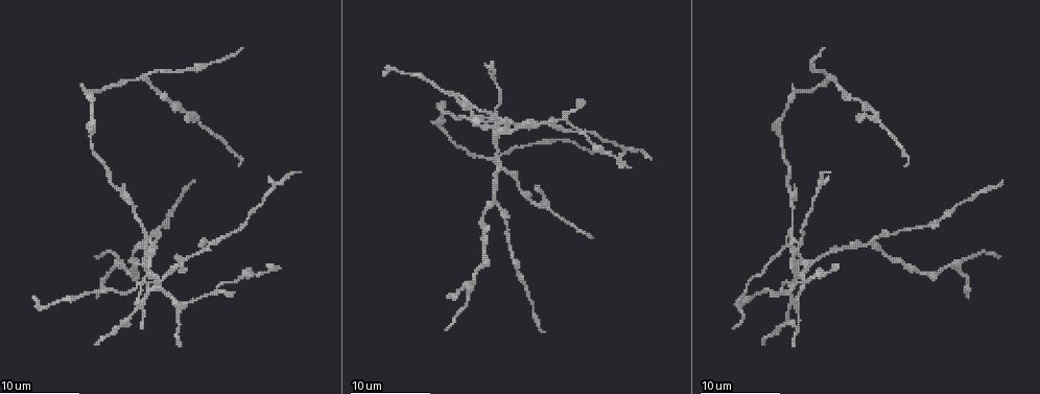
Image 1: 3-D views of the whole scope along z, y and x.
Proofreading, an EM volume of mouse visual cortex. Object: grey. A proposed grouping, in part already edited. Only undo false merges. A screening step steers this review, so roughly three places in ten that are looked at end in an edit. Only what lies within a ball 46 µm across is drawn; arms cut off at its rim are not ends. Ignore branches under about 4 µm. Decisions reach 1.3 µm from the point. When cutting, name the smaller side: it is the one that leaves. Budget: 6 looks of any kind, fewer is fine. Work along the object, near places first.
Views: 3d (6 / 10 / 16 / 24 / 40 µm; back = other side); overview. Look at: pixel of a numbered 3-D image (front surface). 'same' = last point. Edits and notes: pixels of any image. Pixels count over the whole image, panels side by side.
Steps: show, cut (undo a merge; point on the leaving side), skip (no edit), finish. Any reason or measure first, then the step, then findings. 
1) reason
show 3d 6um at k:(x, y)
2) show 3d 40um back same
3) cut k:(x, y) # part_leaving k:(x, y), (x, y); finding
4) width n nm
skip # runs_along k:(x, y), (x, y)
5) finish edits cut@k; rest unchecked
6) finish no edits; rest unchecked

sudden change in width
show 3d 10um at 1:(797, 93)

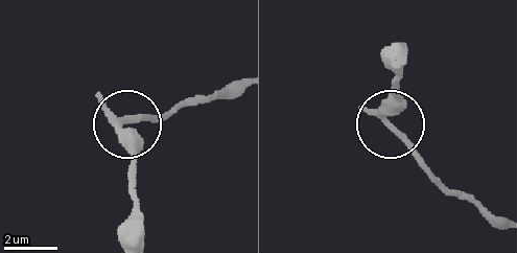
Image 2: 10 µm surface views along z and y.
arms 3
skip # continuous, no second neuron

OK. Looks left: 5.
arms part here
show 3d 10um at 1:(830, 75)

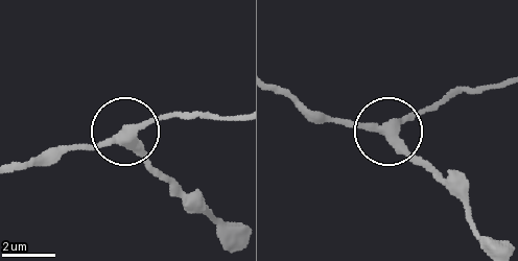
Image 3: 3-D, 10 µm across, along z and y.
side_arm 15 um
skip # runs_along 3:(14, 171), (193, 113); all the same neuron

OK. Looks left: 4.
four arms meet
show 3d 6um at 1:(800, 277)

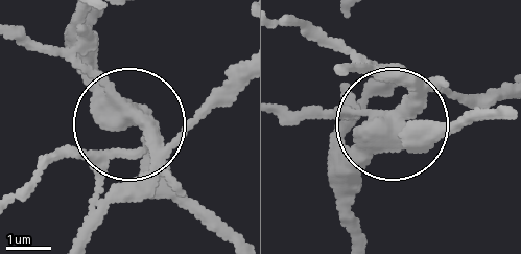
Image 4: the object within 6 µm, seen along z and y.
other side
show 3d 6um back at 4:(128, 120)

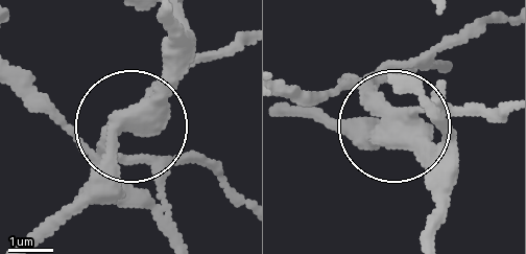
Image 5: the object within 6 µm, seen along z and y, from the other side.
arms 4
cut 5:(365, 81) # part_leaving 5:(392, 112), (340, 90), (284, 90); a second neuron is stuck on

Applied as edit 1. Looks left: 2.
finish edits cut@5; rest unchecked

